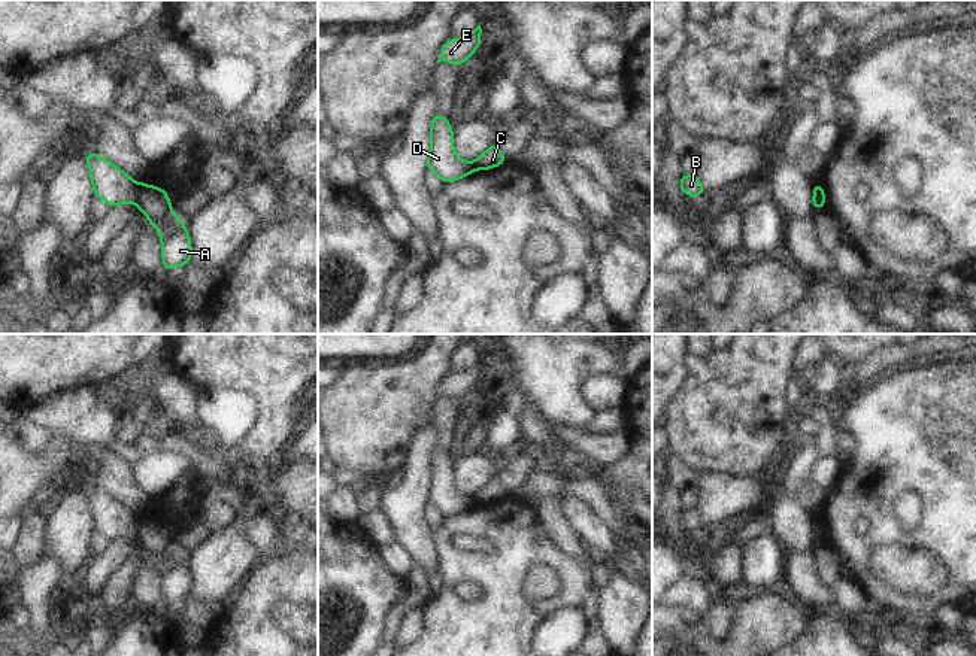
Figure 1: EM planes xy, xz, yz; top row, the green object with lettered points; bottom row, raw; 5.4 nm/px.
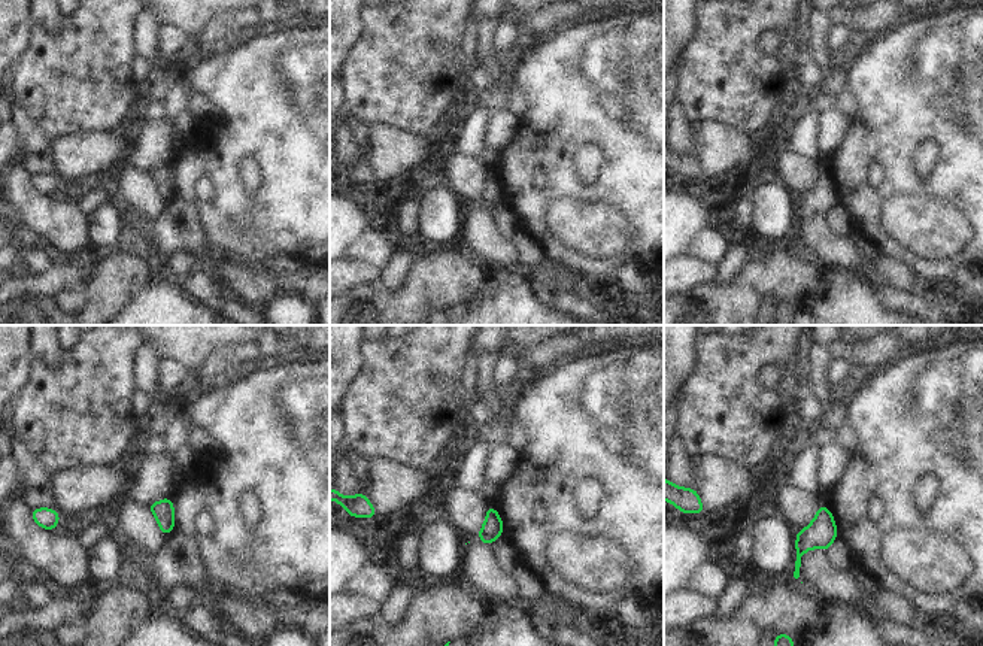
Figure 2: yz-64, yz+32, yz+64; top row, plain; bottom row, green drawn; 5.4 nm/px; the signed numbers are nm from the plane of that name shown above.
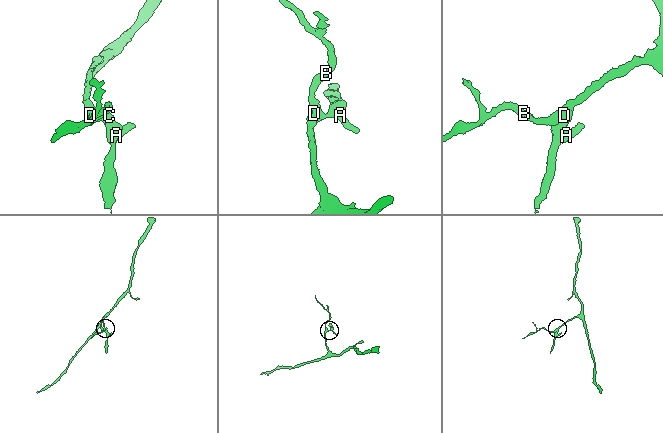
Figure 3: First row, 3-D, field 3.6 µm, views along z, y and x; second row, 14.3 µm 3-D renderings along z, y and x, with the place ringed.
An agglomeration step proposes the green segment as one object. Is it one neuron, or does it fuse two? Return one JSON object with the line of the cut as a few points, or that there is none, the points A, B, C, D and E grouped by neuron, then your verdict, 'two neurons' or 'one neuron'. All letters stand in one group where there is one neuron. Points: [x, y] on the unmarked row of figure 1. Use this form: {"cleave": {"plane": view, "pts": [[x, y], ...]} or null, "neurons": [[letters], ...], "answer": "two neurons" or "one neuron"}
{"cleave": {"plane": "xy", "pts": [[139, 518], [136, 535]]}, "neurons": [["A", "C"], ["B", "D", "E"]], "answer": "two neurons"}

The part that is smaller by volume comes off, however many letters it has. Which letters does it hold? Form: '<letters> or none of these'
A, C

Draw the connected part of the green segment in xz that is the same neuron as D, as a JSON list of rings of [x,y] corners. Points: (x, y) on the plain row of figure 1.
[[[434,449],[430,461],[430,488],[427,502],[445,517],[464,513],[475,505],[472,496],[461,493],[454,485],[454,465],[446,450]]]

